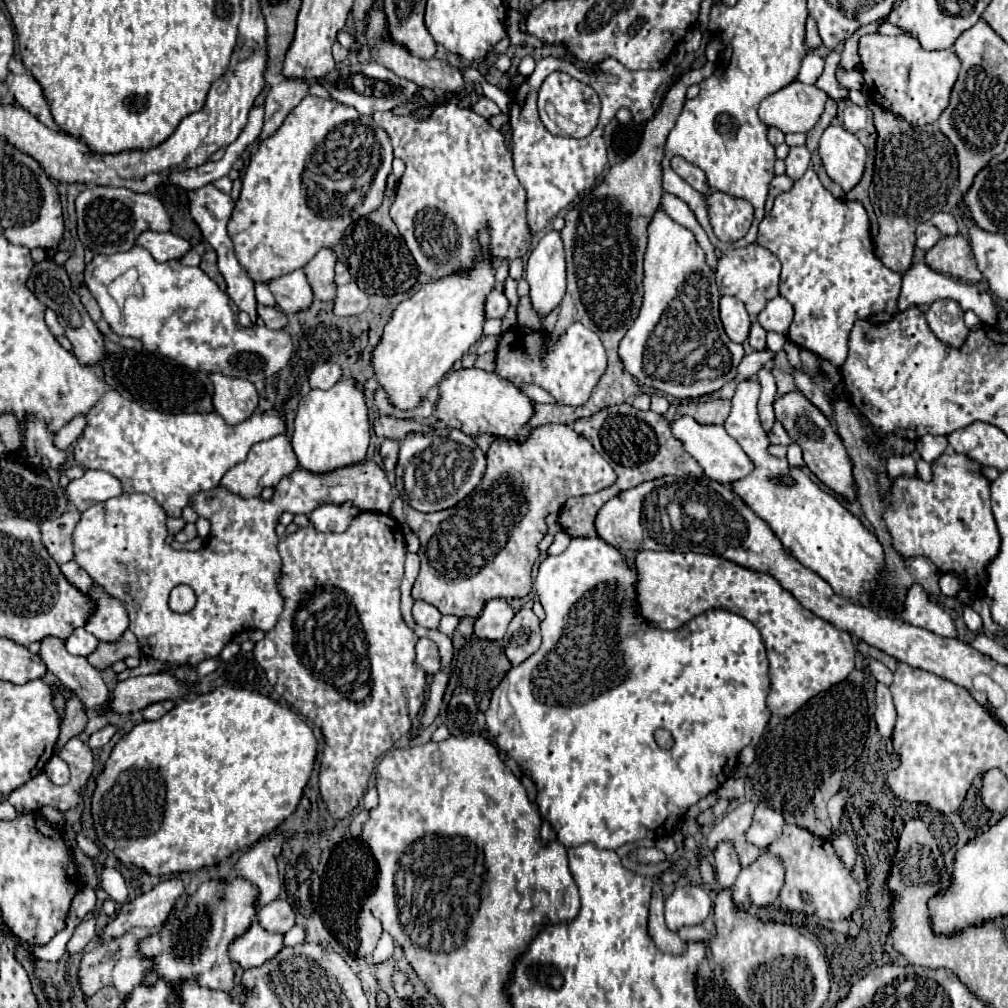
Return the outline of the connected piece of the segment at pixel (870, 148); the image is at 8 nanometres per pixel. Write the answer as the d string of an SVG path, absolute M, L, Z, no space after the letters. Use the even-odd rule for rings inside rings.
M846 99L838 103L837 119L839 122L843 122L843 113L844 128L856 134L864 142L868 156L875 156L876 128L872 122L872 112L866 106L856 106Z

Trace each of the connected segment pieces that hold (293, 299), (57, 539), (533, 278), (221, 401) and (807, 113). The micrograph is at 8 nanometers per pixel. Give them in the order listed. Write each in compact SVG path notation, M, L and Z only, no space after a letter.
M294 270L292 274L276 278L268 284L268 288L274 294L274 298L284 314L304 312L310 308L310 304L314 300L312 288L306 280L304 270Z
M70 506L62 516L46 520L40 530L42 530L42 542L50 556L58 562L70 562L74 560L74 546L72 546L72 532L76 524L80 522L80 512Z
M546 232L532 250L526 264L526 280L530 284L532 310L538 318L546 318L560 306L566 294L566 264L560 232Z
M210 374L214 382L214 408L228 426L236 426L252 416L258 406L258 392L252 382Z
M798 80L766 96L760 102L758 114L766 126L788 132L808 132L824 112L828 94L816 86Z

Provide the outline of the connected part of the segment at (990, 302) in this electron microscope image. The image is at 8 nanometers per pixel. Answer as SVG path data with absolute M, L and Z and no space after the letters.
M912 264L904 274L902 274L902 292L898 298L898 308L900 312L910 308L910 306L920 306L920 304L932 304L936 300L954 300L960 304L962 310L972 310L980 320L984 320L988 326L998 322L998 310L996 302L988 292L978 292L972 284L964 284L960 280L954 280L950 276L938 274L930 270L926 264Z

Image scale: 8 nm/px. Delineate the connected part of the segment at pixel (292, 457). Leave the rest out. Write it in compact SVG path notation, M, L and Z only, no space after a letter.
M274 436L270 440L262 440L258 444L254 444L248 452L248 458L240 464L236 464L234 468L230 468L224 478L220 480L220 484L232 492L232 494L238 494L240 498L254 498L254 496L260 496L260 492L264 488L274 488L284 476L288 476L292 470L296 470L296 454L292 450L292 444L290 444L290 438L286 436Z

